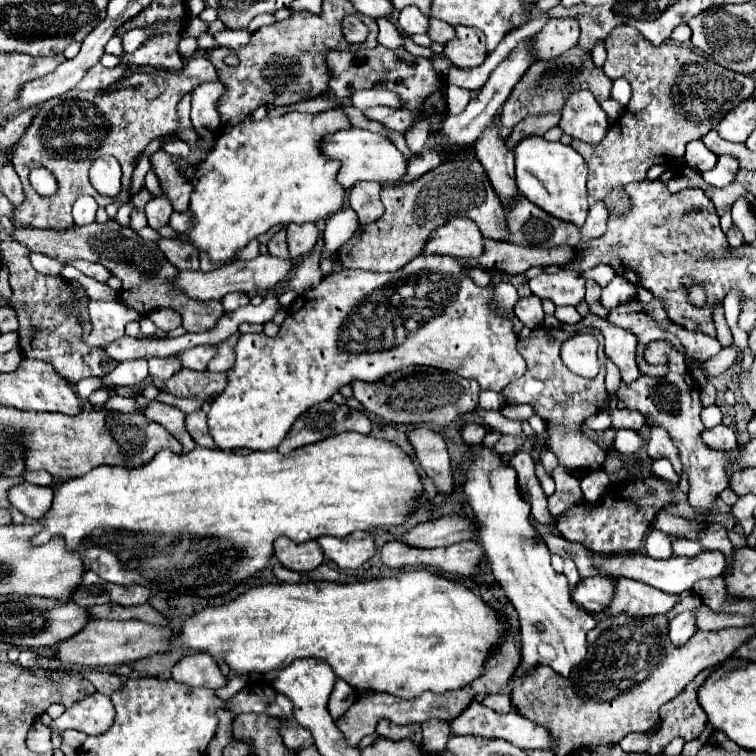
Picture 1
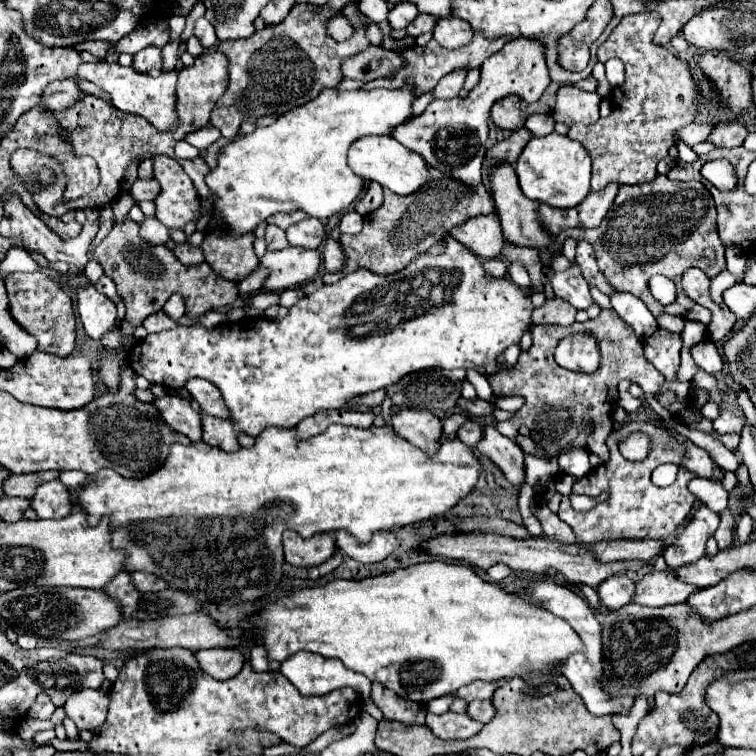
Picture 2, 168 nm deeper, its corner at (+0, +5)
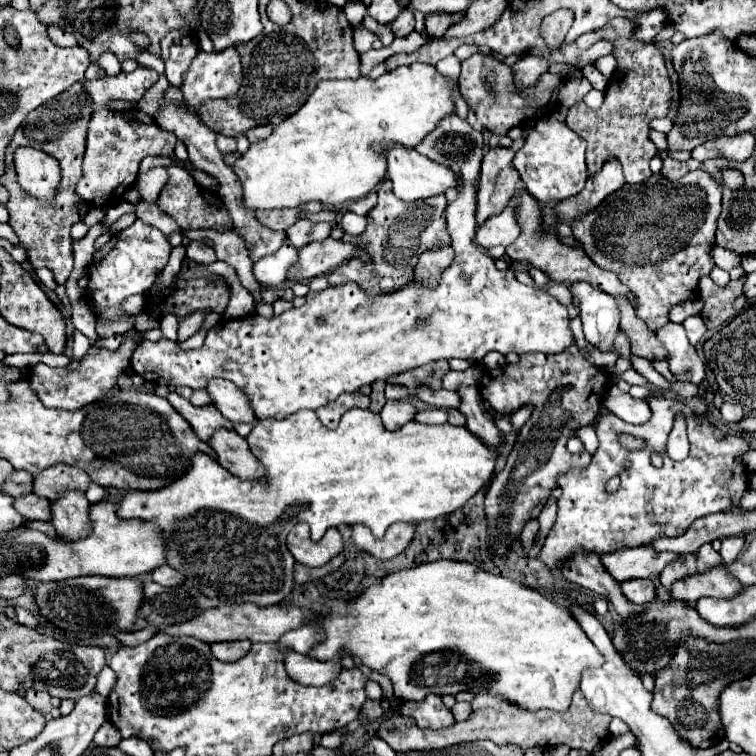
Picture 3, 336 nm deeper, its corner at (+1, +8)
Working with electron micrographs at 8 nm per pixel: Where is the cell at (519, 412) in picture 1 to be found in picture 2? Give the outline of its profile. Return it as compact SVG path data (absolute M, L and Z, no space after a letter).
M461 397L461 401L457 403L457 407L461 407L465 413L469 413L471 417L487 417L493 415L493 411L497 409L497 405L493 401L483 401L483 399L475 399L475 401L465 401Z

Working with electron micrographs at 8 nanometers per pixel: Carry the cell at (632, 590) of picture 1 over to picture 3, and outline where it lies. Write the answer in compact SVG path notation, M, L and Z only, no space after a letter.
M726 568L710 570L708 574L696 574L692 578L686 578L682 582L676 582L672 586L670 596L678 600L690 600L696 602L704 596L712 598L734 598L734 594L740 594L744 586L736 582L736 578Z

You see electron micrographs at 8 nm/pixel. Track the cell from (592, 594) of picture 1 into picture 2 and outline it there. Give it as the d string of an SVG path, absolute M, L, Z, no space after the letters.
M615 575L609 577L605 581L601 581L601 585L597 585L597 595L603 607L607 609L619 609L621 605L631 603L633 597L633 585L635 581L627 575Z

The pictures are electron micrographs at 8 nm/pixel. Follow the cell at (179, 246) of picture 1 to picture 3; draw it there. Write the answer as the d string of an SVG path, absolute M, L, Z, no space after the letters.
M190 242L186 248L186 256L188 256L188 260L194 260L198 264L212 264L218 260L212 246L208 246L204 242Z

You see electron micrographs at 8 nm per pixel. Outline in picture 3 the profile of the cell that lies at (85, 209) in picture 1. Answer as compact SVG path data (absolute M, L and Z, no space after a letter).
M91 206L85 215L85 217L82 219L82 221L88 225L89 227L100 223L106 215L106 210L96 207L96 206Z

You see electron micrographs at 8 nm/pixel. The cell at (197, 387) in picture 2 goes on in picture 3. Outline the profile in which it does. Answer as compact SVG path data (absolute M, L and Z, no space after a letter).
M212 380L208 384L208 394L214 398L214 406L232 422L232 424L238 424L238 422L256 422L256 414L250 406L250 400L248 396L236 386L232 384L230 380Z

